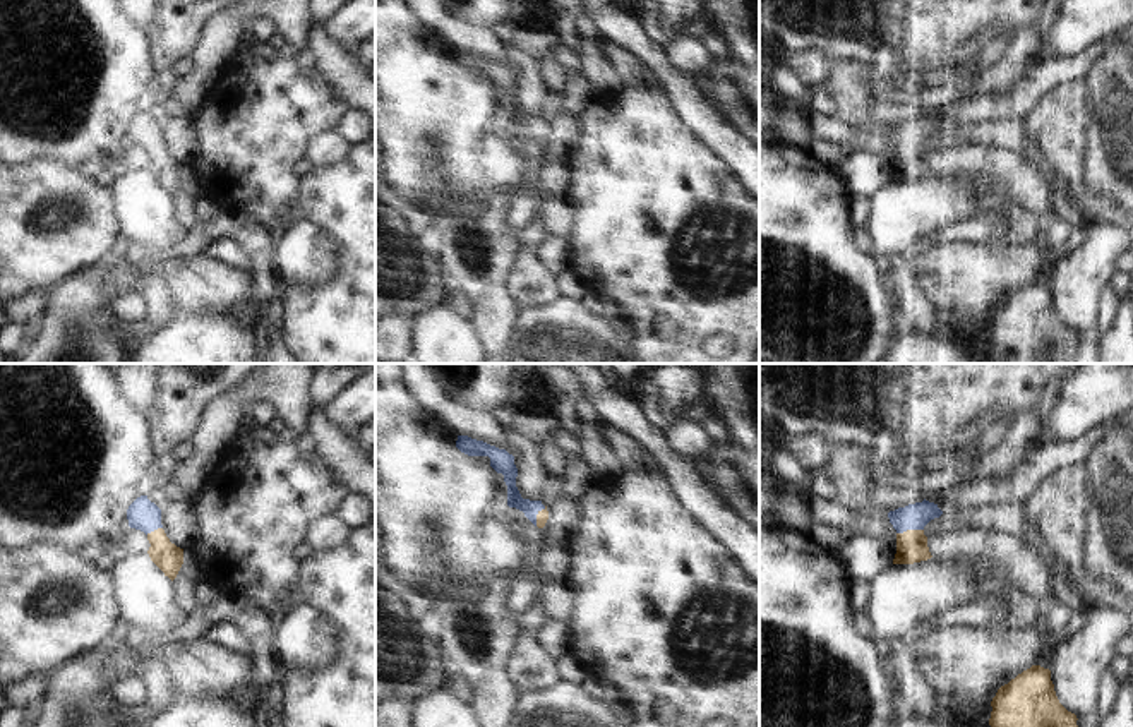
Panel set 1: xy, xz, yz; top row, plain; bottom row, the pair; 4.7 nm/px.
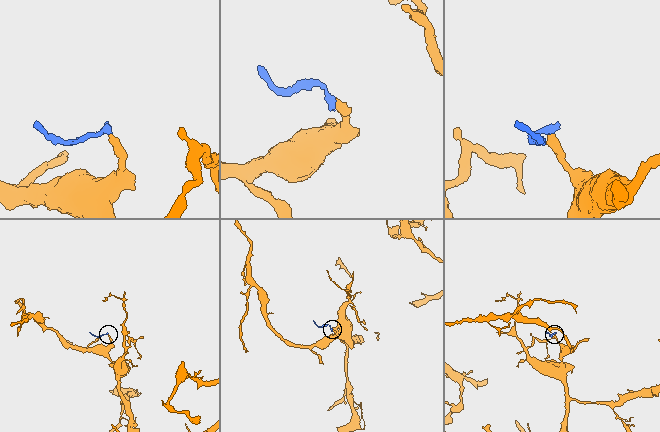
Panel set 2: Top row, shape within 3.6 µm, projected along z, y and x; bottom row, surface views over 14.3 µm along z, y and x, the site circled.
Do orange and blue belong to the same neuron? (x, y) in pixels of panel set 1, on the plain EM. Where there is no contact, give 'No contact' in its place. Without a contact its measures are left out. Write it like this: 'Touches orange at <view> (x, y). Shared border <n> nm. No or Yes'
Touches orange at yz (909, 146). Shared border 130 nm. Yes

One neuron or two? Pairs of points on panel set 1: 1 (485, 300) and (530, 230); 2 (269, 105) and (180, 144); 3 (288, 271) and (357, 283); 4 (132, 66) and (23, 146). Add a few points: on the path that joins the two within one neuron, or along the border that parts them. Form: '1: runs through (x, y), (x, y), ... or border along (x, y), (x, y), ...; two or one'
1: border along (513, 232), (520, 246); two
2: border along (192, 115), (196, 151), (187, 162); two
3: border along (333, 239), (335, 273), (317, 285), (290, 285); two
4: runs through (101, 96), (88, 126), (72, 141), (53, 144); one

